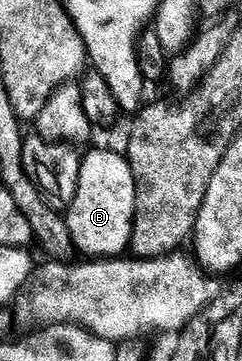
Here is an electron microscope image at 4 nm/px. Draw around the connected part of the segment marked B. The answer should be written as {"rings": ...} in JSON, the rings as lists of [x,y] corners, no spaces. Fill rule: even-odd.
{"rings":[[[110,149],[87,152],[82,159],[74,201],[64,213],[75,250],[87,253],[85,256],[90,259],[121,258],[130,249],[137,210],[137,183],[127,158]]]}

